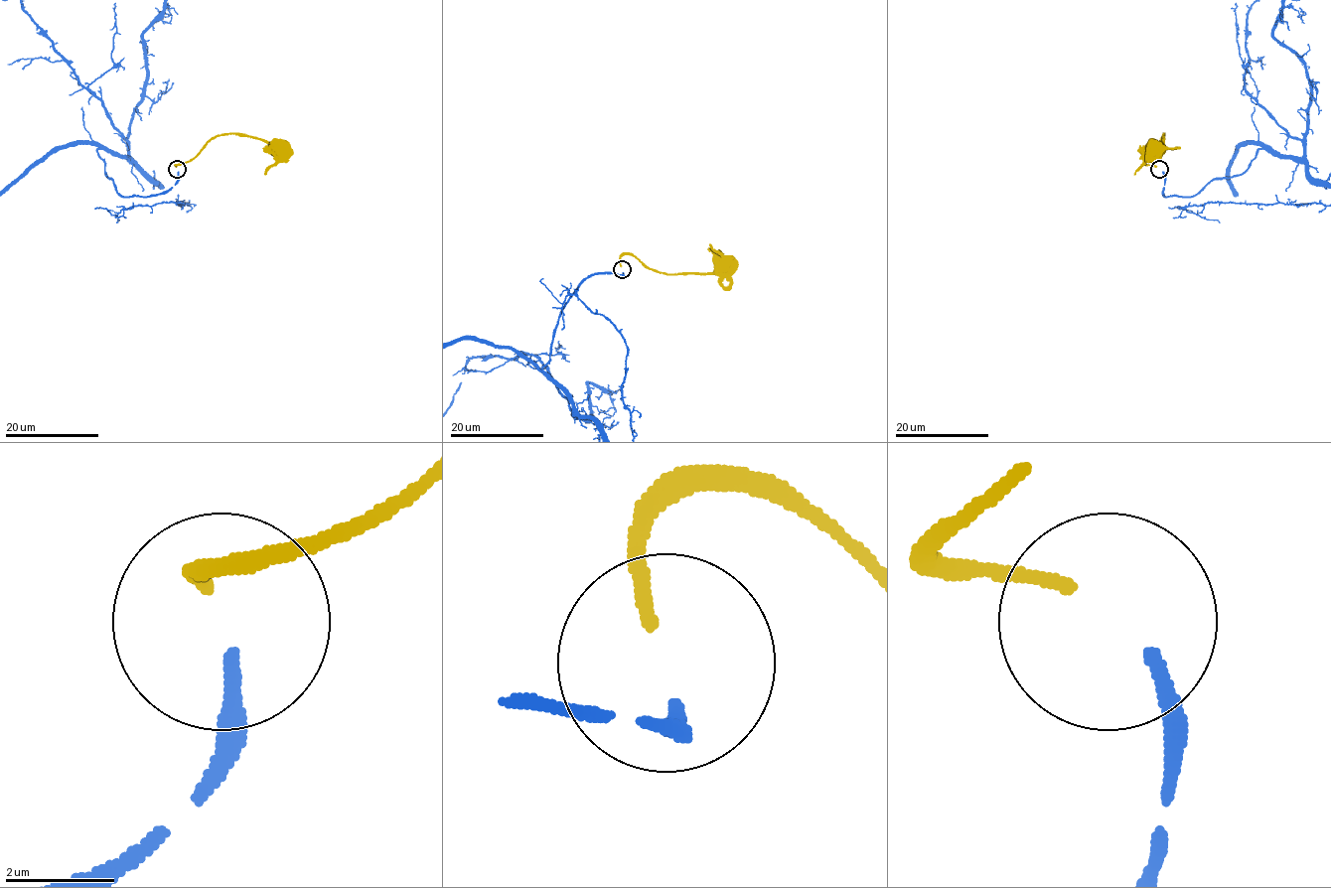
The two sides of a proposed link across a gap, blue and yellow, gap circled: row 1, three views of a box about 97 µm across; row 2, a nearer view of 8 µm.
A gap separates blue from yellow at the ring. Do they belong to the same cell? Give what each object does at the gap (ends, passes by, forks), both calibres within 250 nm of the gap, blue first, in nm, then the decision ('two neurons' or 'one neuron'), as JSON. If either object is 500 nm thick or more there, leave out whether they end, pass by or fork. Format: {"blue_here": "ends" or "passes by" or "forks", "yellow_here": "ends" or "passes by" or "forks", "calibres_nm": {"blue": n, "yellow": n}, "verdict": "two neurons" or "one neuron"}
{"blue_here": "ends", "yellow_here": "ends", "calibres_nm": {"blue": 240, "yellow": 240}, "verdict": "one neuron"}

